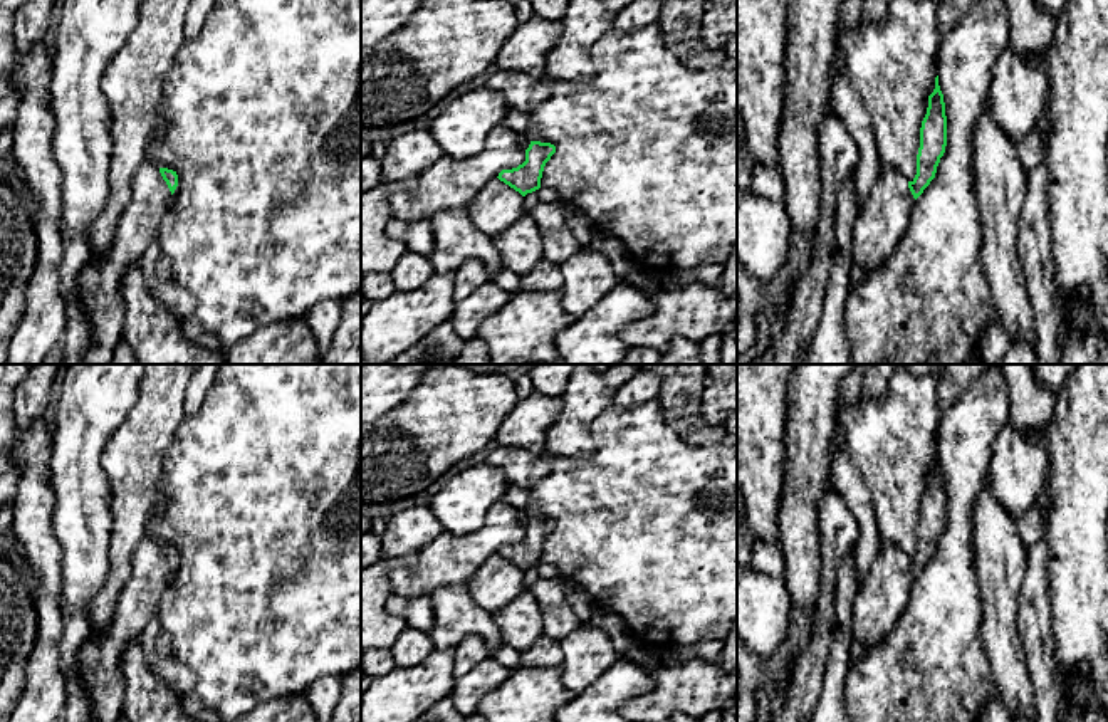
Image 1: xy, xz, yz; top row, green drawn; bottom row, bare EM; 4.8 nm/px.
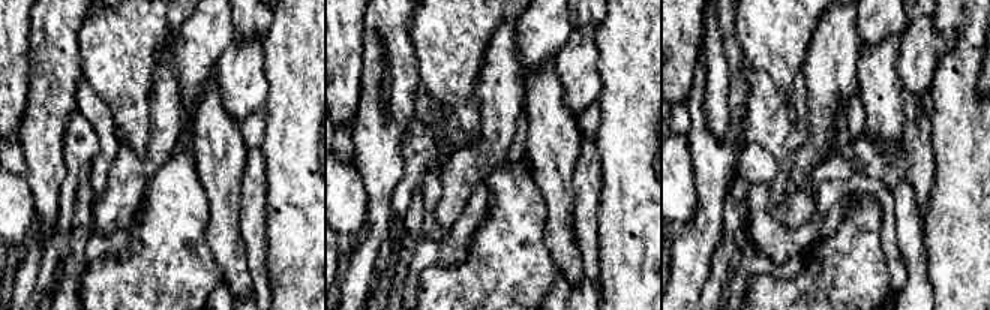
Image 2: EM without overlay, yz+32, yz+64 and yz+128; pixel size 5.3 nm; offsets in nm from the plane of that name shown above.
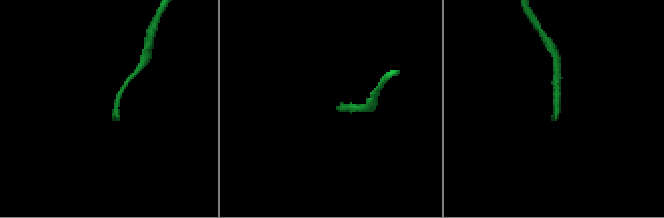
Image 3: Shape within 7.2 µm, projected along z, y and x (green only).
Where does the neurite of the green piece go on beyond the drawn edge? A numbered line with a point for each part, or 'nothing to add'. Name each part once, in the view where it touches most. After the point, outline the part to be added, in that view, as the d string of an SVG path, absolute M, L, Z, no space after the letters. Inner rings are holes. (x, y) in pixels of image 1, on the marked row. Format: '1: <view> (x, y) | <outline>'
1: xy (99, 282) | M146 160L131 180L131 200L107 250L92 259L79 277L79 302L92 327L92 349L82 364L107 364L123 339L126 307L119 285L124 272L158 238L170 198L159 168Z

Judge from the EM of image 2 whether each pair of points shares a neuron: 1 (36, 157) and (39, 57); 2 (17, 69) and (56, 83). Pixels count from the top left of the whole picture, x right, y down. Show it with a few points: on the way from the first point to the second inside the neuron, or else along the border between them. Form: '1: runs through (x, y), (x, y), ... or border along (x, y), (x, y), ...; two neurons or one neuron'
1: runs through (42, 132), (42, 83); one neuron
2: border along (29, 38), (29, 92), (24, 108); two neurons

